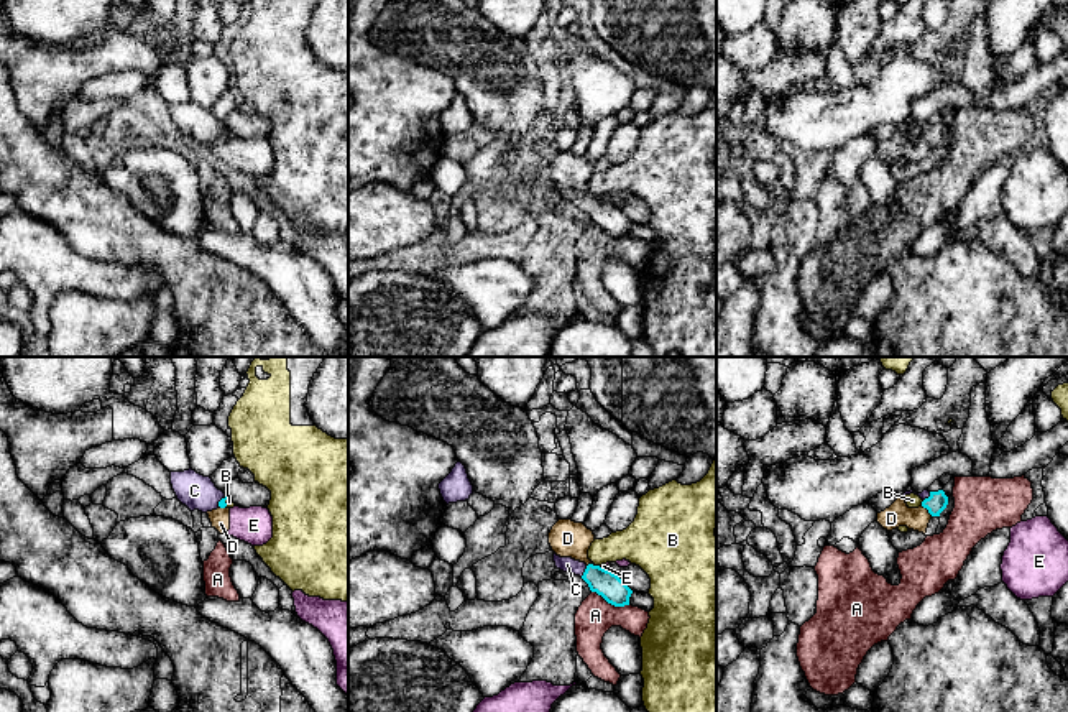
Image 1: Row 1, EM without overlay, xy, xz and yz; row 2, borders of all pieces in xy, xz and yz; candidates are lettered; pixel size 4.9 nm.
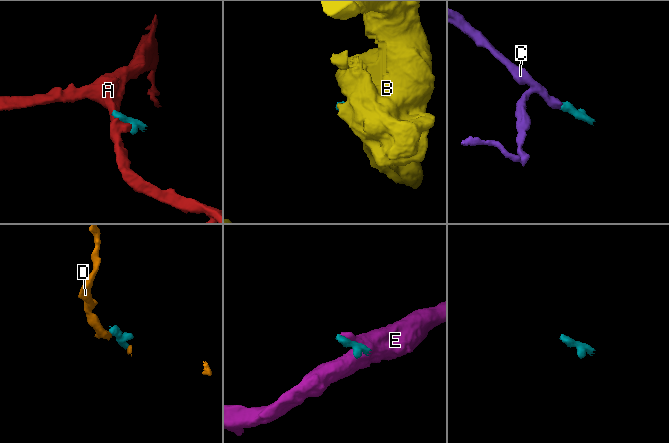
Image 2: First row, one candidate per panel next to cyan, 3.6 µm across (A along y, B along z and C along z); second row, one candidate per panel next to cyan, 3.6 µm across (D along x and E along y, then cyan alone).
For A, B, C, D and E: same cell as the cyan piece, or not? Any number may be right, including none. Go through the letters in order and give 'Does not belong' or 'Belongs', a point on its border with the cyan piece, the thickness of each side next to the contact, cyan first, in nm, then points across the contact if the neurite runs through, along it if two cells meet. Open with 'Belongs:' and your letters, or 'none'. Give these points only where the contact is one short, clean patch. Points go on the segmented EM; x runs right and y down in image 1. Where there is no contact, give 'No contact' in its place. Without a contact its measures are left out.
Belongs: C
A: Does not belong. Touches cyan at xz (610, 602). Thickness 130 nm (cyan) against 180 nm. Boundary: xz (592, 591), (615, 605), (628, 605)
B: Does not belong. Touches cyan at xz (597, 566). Thickness 130 nm (cyan) against 220 nm
C: Belongs. Touches cyan at xz (585, 571). Thickness 130 nm (cyan) against 80 nm. Path across: xz (607, 584), (585, 571), (567, 564)
D: Does not belong. Touches cyan at yz (927, 508). Thickness 100 nm (cyan) against 110 nm. Boundary: yz (920, 505), (932, 515)
E: Does not belong. Touches cyan at xz (602, 568). Thickness 130 nm (cyan) against 20 nm

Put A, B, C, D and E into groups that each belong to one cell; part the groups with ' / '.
A / B / C / D E

